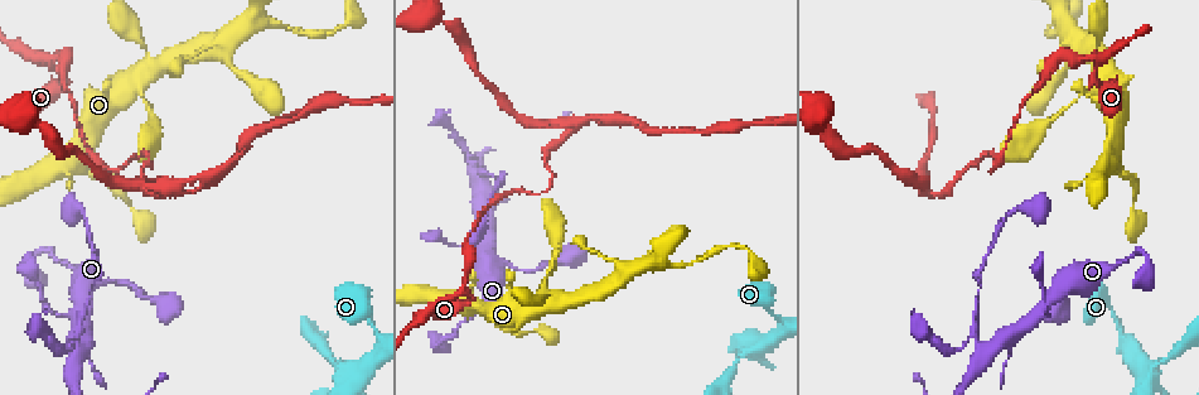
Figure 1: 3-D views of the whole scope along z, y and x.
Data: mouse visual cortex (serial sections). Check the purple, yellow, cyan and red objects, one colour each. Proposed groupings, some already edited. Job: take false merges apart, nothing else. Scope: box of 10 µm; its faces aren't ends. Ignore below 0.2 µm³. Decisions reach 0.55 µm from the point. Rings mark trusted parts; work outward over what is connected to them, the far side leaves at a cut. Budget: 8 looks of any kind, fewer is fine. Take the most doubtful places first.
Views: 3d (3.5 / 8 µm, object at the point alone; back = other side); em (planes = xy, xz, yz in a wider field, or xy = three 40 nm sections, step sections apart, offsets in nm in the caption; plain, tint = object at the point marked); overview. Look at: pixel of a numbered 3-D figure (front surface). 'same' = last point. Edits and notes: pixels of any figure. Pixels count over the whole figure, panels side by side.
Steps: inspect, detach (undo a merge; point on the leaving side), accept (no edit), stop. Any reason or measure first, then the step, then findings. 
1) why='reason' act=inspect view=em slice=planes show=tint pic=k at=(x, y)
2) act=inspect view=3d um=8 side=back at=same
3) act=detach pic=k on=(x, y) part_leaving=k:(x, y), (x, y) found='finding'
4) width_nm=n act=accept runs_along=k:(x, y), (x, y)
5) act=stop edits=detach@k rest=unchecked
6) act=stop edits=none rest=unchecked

act=inspect view=3d um=3.5 pic=1 at=(464, 287)

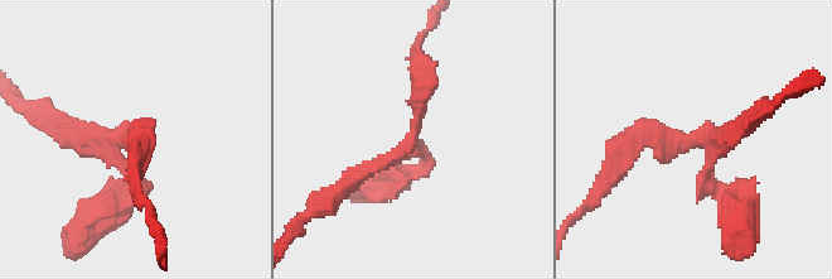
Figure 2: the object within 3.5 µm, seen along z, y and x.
act=inspect view=em slice=xy step=2 show=tint pic=2 at=(699, 141)

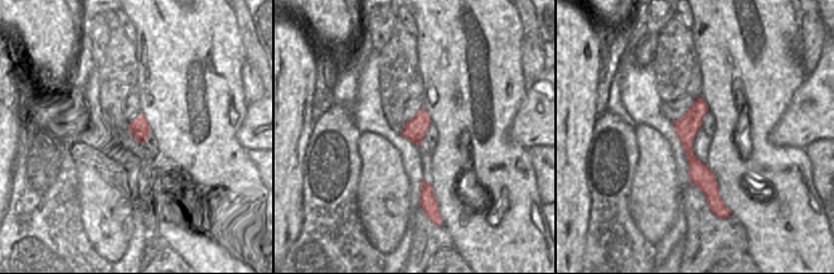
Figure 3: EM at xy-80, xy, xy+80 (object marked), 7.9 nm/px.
act=accept runs_along=2:(722, 195), (706, 140), (625, 148) found='all the same cell'

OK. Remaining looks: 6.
why='sharp bend' act=inspect view=3d um=3.5 pic=1 at=(987, 155)

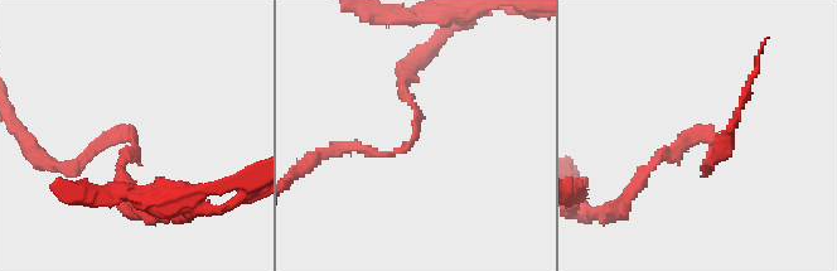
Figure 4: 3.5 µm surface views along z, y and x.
arm_widths_nm=150,150 why='now the EM' act=inspect view=em slice=xy step=3 show=tint pic=4 at=(135, 136)

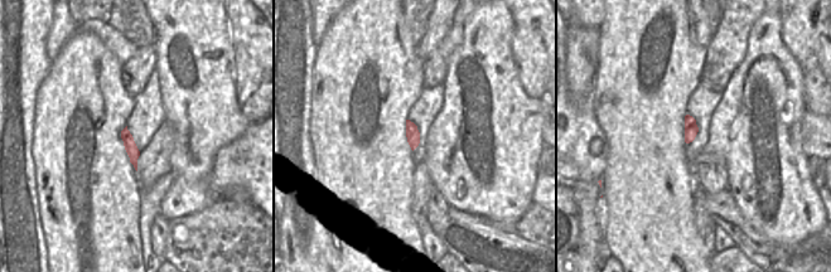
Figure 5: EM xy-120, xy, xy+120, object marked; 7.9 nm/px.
why='another direction' act=inspect view=em slice=planes show=tint at=same

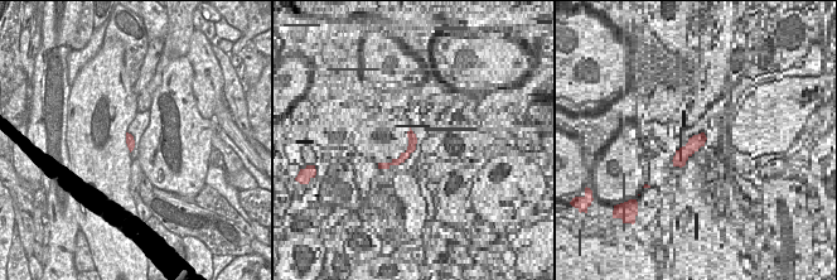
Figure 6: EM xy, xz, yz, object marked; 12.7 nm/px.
act=accept runs_along=4:(346, 150), (396, 153), (416, 136), (405, 76) found='all the same cell'

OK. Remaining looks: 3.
act=inspect view=3d um=3.5 pic=1 at=(579, 121)

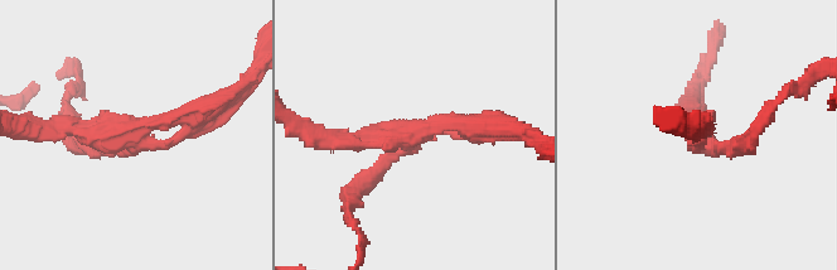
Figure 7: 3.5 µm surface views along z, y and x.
arms=3 arm_widths_nm=200,200,200 why='now the EM' act=inspect view=em slice=xy step=5 show=tint pic=7 at=(128, 142)

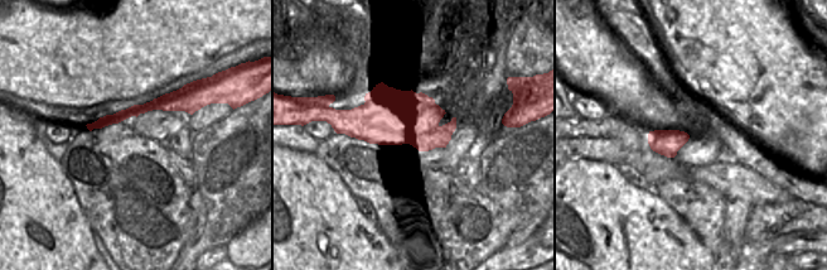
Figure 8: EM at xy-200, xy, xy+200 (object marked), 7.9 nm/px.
act=accept runs_along=8:(187, 107), (155, 104), (95, 125) found='continuous, no second cell'

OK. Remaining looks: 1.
act=stop edits=none rest=unchecked

